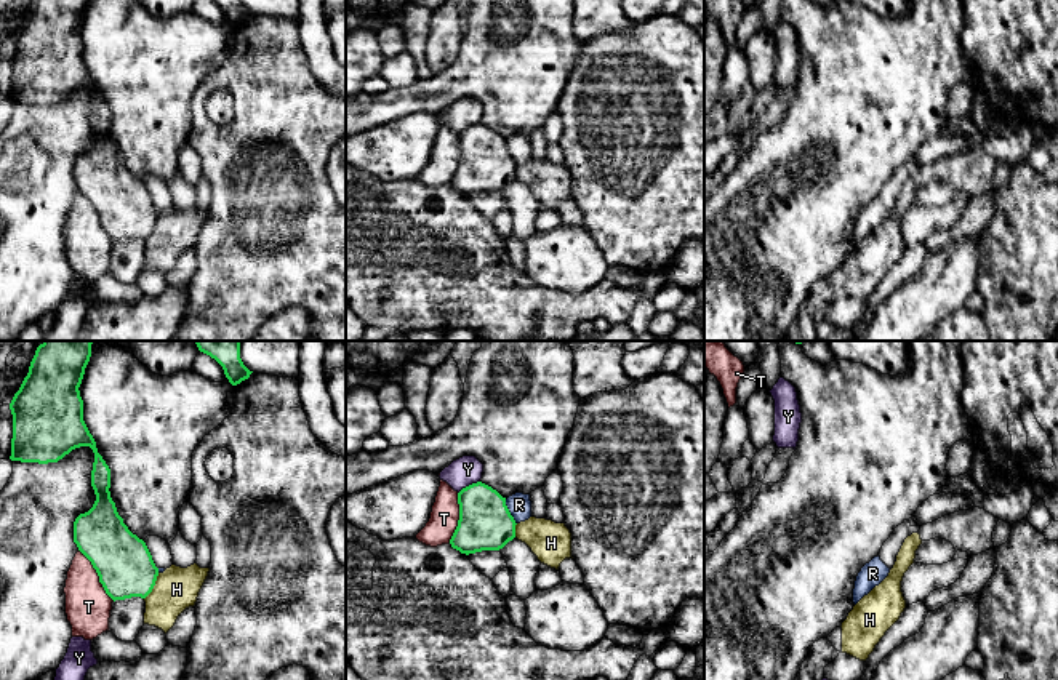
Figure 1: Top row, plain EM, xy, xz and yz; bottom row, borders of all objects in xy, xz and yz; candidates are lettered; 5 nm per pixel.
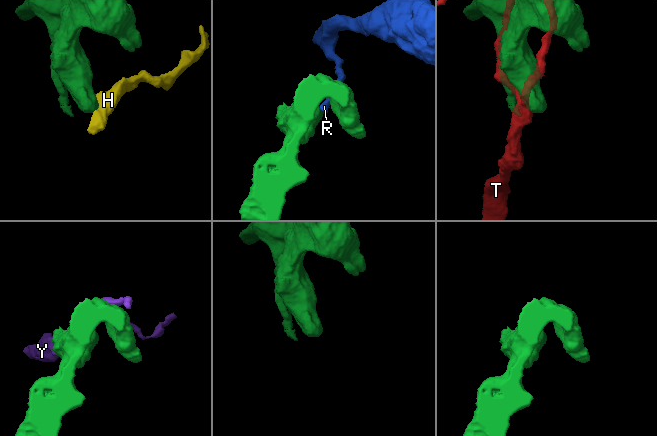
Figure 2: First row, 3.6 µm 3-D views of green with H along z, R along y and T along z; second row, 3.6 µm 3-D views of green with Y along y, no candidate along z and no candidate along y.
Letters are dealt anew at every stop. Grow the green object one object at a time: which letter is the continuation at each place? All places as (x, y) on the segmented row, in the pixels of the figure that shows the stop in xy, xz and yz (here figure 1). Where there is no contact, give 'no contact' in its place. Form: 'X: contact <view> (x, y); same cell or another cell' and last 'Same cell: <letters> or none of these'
H: contact xy (154, 584); another cell
R: contact xz (509, 512); another cell
T: contact xy (98, 575); another cell
Y: contact xz (469, 485); another cell
Same cell: none of these

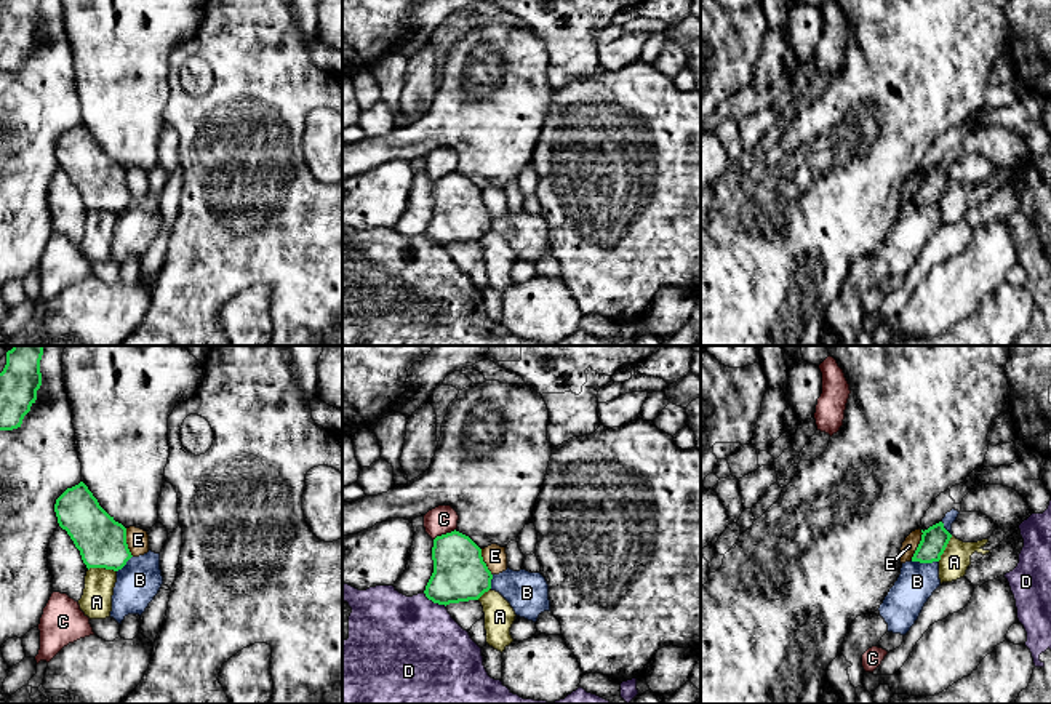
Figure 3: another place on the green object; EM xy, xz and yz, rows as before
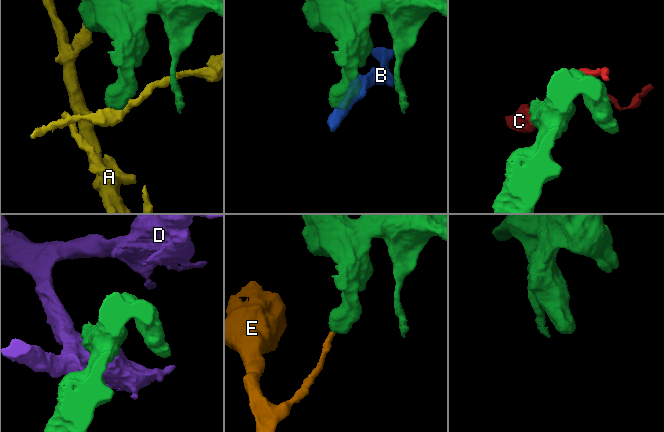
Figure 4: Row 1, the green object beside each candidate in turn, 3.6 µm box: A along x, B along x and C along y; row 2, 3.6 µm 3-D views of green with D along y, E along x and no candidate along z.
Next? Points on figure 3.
A: contact xy (103, 567); another cell
B: contact yz (925, 562); another cell
C: contact xz (443, 535); another cell
D: contact xz (434, 602); another cell
E: contact yz (919, 544); another cell
Same cell: none of these

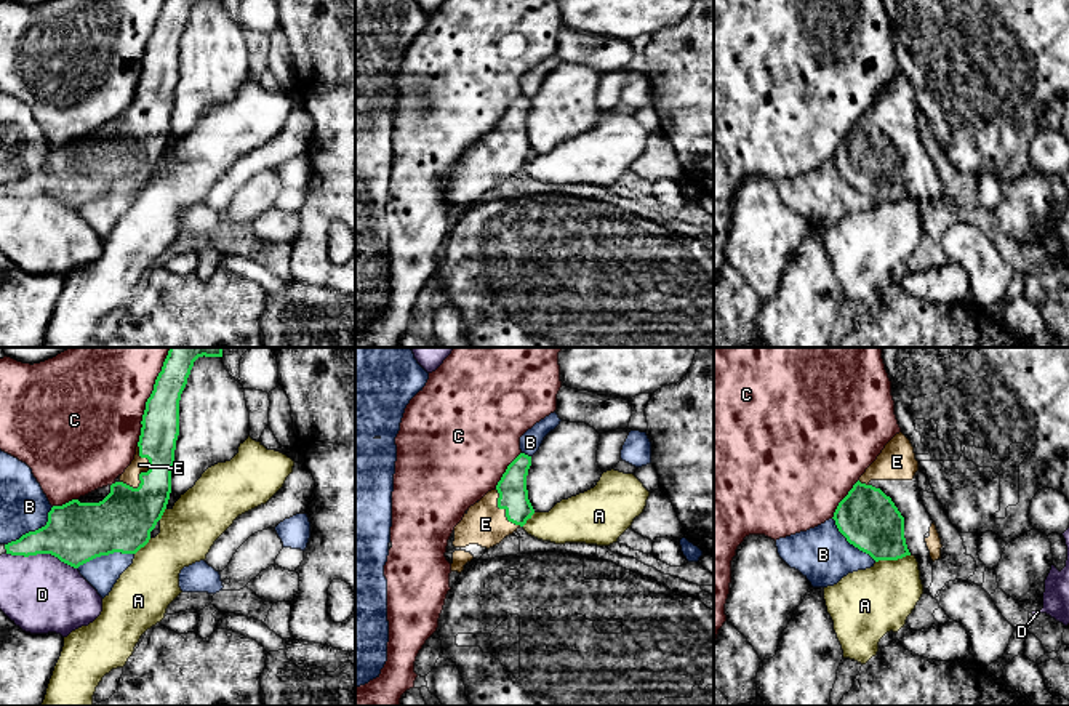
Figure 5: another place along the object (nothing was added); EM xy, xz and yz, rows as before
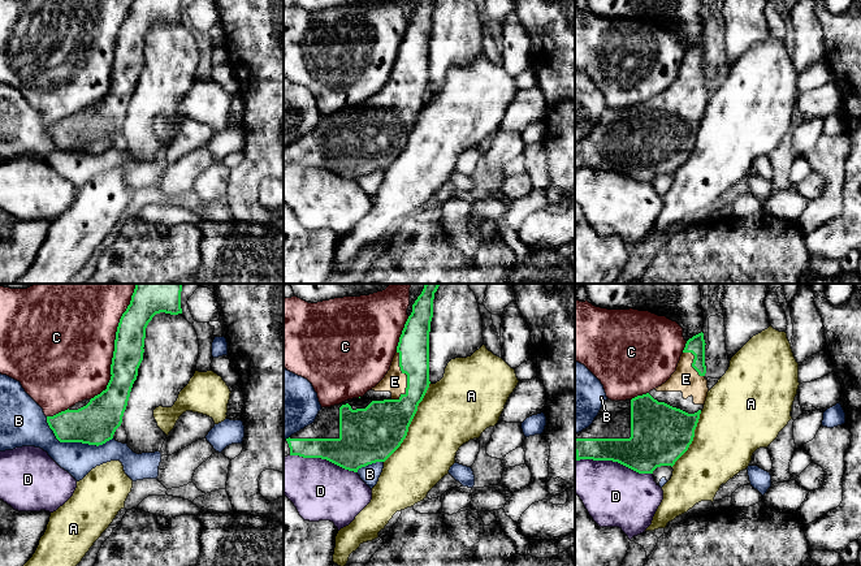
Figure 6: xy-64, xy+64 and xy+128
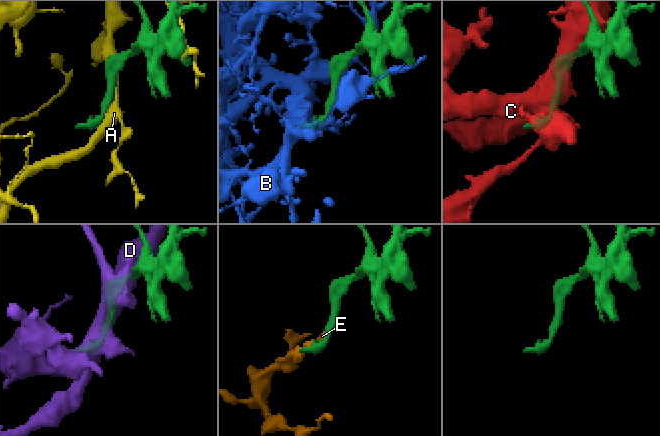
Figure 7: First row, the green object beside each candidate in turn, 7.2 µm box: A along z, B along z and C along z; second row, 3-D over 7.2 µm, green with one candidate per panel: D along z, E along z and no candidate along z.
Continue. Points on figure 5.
A: contact yz (893, 559); another cell
B: contact xy (36, 530); another cell
C: contact xy (149, 397); another cell
D: contact xy (42, 553); another cell
E: contact xy (149, 468); same cell
Same cell: E

